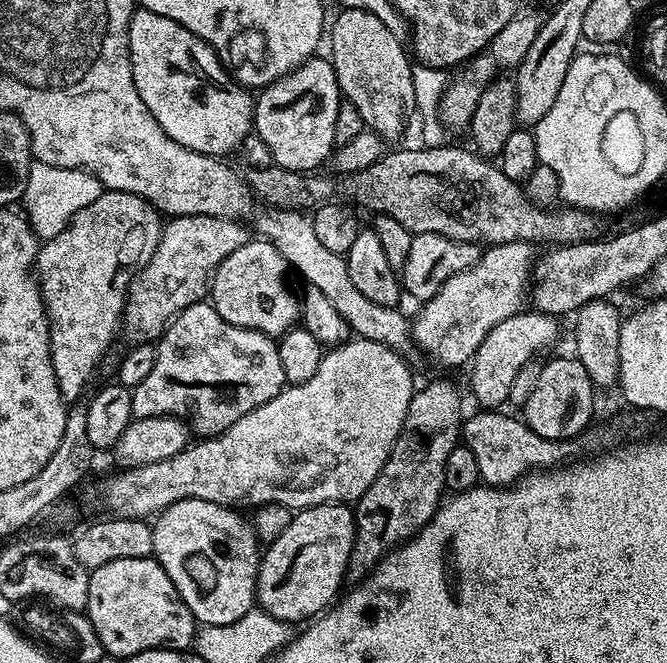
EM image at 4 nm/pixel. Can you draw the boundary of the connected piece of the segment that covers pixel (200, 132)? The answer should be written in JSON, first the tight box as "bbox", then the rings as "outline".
{"bbox":[128,7,254,158],"outline":[[[137,7],[133,11],[130,22],[128,23],[128,53],[130,54],[130,62],[132,63],[132,77],[134,78],[134,86],[138,90],[138,94],[142,98],[142,102],[146,102],[146,110],[150,110],[150,114],[154,114],[154,118],[158,122],[158,126],[162,126],[162,130],[174,142],[178,142],[182,146],[186,146],[190,150],[199,152],[201,156],[215,156],[222,158],[228,150],[234,149],[238,144],[247,138],[248,132],[254,128],[254,96],[244,85],[236,83],[232,79],[227,68],[220,64],[220,60],[216,57],[216,51],[209,46],[202,38],[198,38],[190,30],[186,30],[186,26],[182,26],[178,22],[174,22],[170,18],[166,18],[162,14],[154,14],[154,10],[149,8]]]}

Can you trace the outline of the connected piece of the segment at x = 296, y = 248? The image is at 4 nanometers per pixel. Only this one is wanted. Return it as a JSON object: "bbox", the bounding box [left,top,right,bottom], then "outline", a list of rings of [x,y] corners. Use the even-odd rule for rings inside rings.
{"bbox":[250,206,418,358],"outline":[[[267,206],[261,207],[261,209],[261,212],[253,214],[252,222],[250,221],[255,235],[259,239],[269,240],[274,246],[274,250],[278,250],[278,254],[282,254],[289,269],[293,273],[300,272],[301,281],[304,284],[318,286],[318,290],[322,290],[322,294],[326,294],[326,298],[330,300],[334,310],[338,310],[338,314],[342,314],[349,329],[359,339],[382,342],[405,358],[411,357],[412,351],[417,351],[418,345],[412,338],[409,317],[404,317],[400,313],[399,307],[378,306],[378,302],[370,302],[370,298],[364,297],[358,291],[358,286],[354,286],[354,282],[350,282],[347,259],[322,246],[321,240],[314,232],[311,219],[301,209],[269,208]]]}

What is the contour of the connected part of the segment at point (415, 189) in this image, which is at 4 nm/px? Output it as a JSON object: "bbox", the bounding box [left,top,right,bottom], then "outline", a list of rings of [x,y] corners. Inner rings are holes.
{"bbox":[342,147,597,246],"outline":[[[419,147],[389,151],[370,167],[345,175],[342,180],[345,194],[354,203],[369,208],[372,214],[402,222],[413,234],[442,234],[451,240],[471,244],[479,242],[491,246],[527,240],[538,246],[563,246],[579,244],[597,235],[597,213],[571,206],[555,210],[536,207],[529,202],[521,185],[506,178],[491,159],[467,147]]]}

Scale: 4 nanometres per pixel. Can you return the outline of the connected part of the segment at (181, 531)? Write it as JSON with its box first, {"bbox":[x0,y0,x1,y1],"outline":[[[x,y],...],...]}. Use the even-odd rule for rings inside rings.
{"bbox":[152,500,262,625],"outline":[[[179,500],[171,506],[164,509],[155,517],[152,524],[152,537],[154,538],[154,546],[152,551],[154,559],[162,566],[162,570],[166,570],[166,574],[170,578],[170,582],[174,582],[174,586],[178,590],[178,594],[182,598],[182,602],[186,602],[186,606],[191,610],[192,617],[201,625],[206,624],[229,624],[230,622],[238,622],[238,618],[242,618],[242,614],[246,614],[256,604],[256,575],[260,569],[260,557],[262,555],[262,545],[256,538],[255,531],[247,519],[243,520],[241,513],[235,508],[226,508],[222,504],[214,502],[206,502],[205,500]]]}

